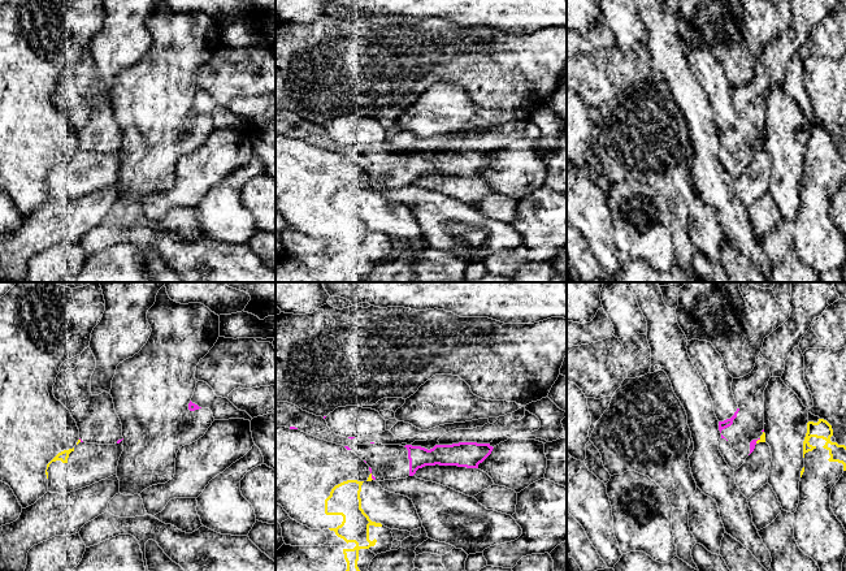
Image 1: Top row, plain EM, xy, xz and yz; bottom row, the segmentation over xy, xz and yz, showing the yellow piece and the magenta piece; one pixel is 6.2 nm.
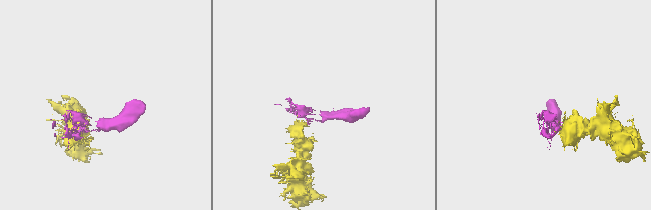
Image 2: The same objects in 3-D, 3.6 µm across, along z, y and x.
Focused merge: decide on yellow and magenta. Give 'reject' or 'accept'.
reject

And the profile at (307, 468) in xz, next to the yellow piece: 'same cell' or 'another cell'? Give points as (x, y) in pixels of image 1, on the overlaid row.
same cell

